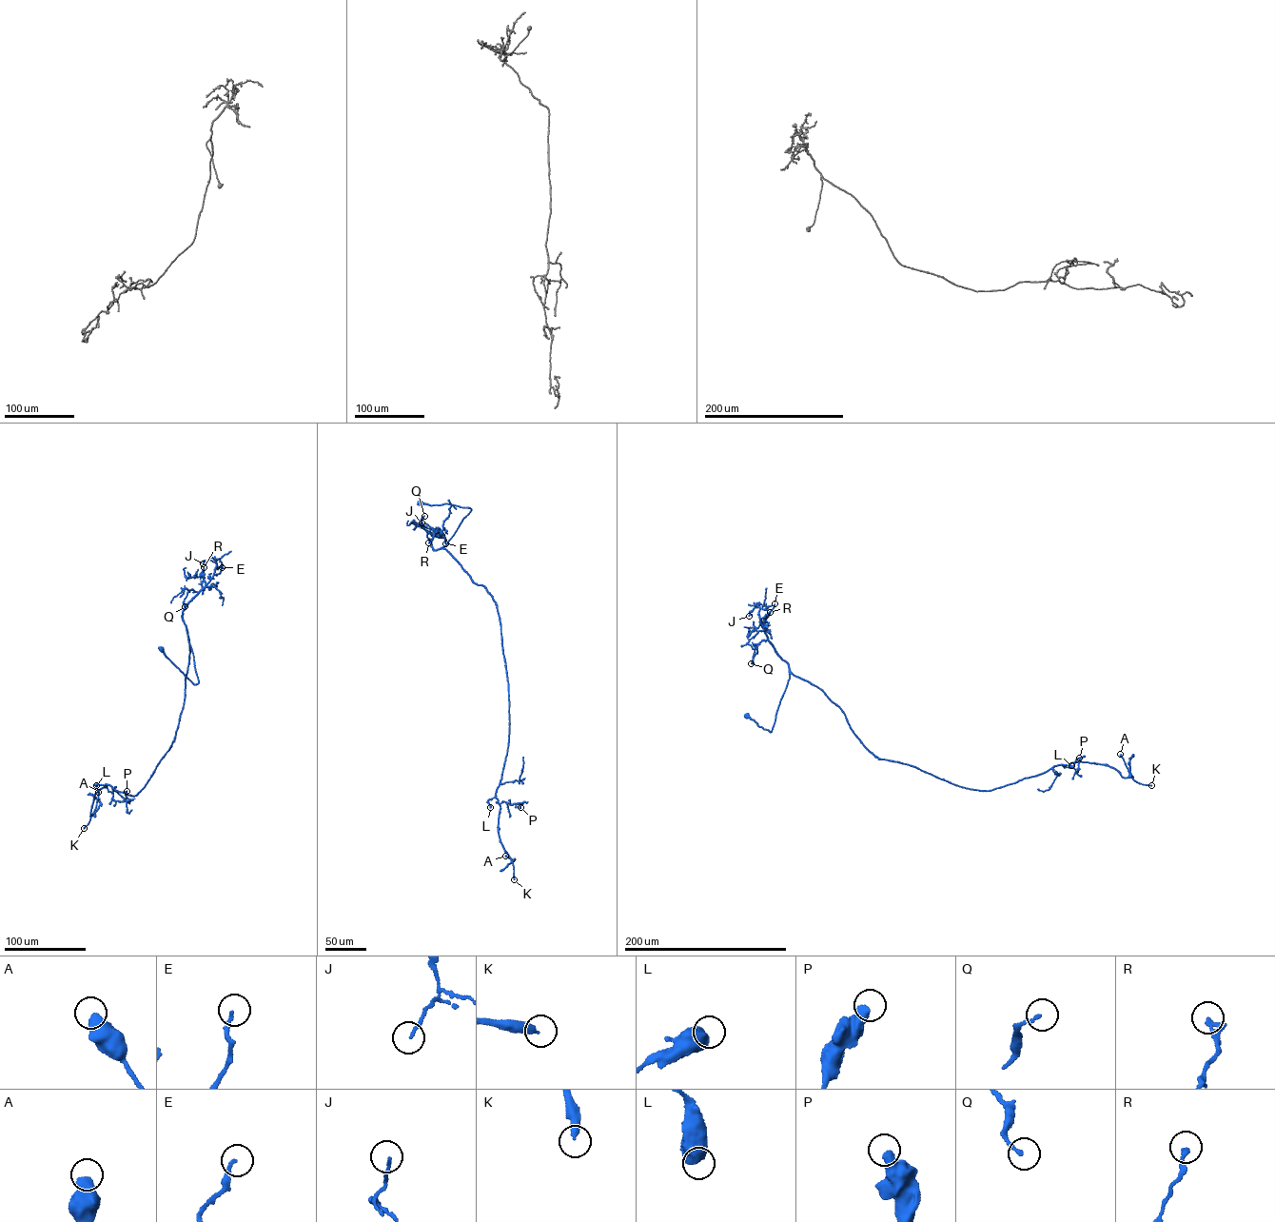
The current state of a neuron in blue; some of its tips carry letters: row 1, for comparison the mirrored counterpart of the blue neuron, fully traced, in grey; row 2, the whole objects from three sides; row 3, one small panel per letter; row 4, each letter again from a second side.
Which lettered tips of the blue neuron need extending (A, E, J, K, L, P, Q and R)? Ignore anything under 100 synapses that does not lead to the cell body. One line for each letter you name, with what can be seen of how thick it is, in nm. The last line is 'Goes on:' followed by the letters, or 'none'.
K: calibre 360 nm
Goes on: K

